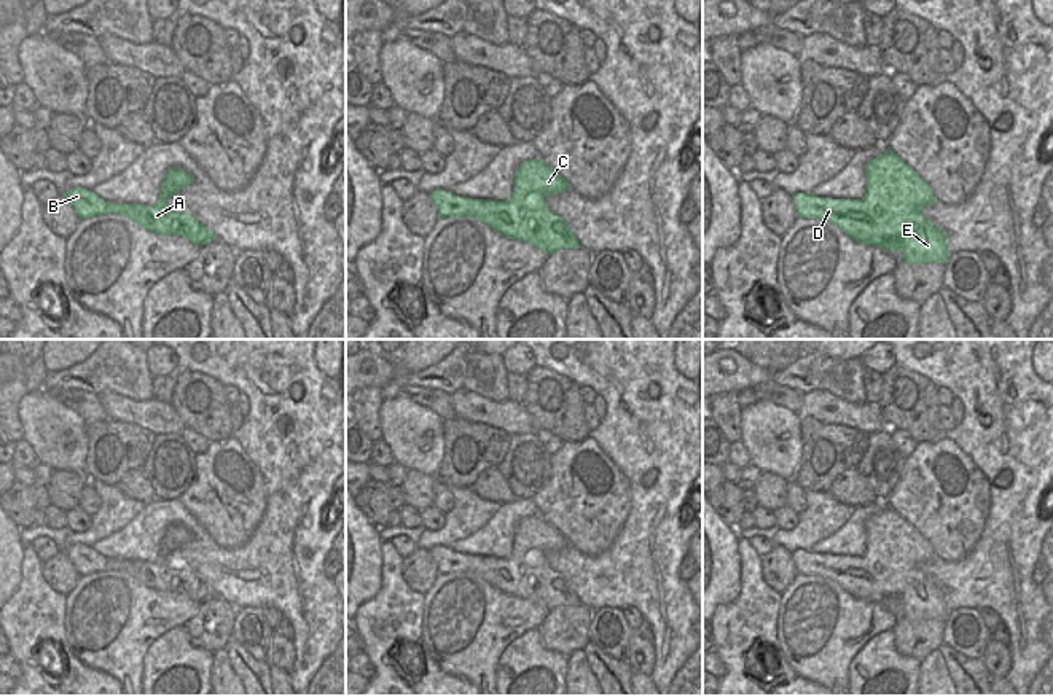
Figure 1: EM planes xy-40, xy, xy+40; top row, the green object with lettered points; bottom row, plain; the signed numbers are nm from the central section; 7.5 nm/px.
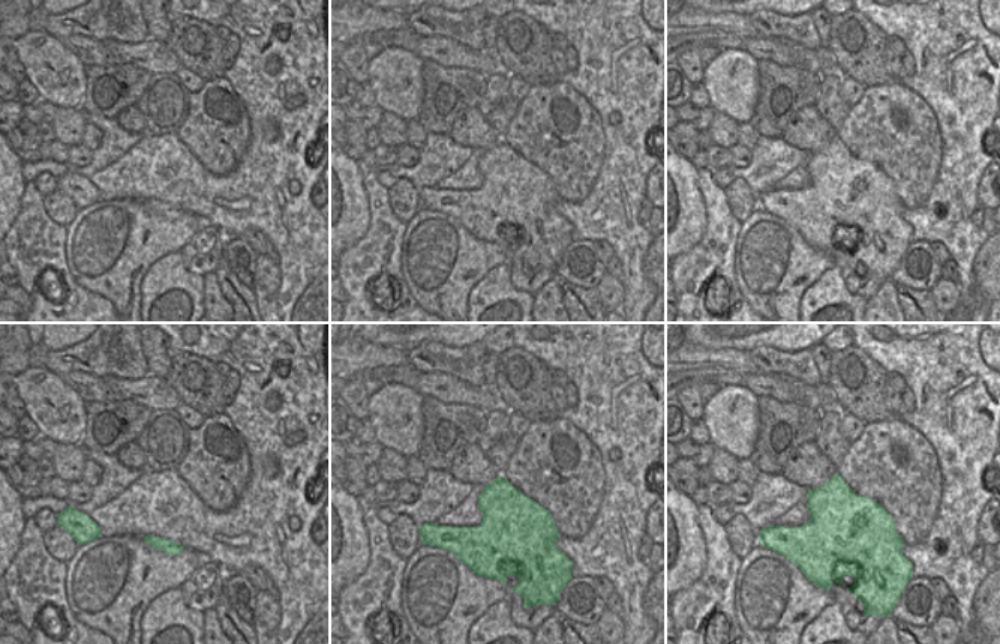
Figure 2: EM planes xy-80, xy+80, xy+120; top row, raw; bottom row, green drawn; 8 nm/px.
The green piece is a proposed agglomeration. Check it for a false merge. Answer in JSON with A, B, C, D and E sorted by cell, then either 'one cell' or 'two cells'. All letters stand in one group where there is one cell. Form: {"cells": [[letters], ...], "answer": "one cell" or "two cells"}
{"cells": [["A", "B", "C", "D", "E"]], "answer": "one cell"}

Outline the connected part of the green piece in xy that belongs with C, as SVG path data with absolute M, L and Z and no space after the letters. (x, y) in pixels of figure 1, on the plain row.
M538 514L524 518L516 526L508 557L459 554L441 545L429 553L441 575L476 575L505 594L527 599L551 612L561 605L580 605L564 577L545 561L546 551L566 546L567 538Z

